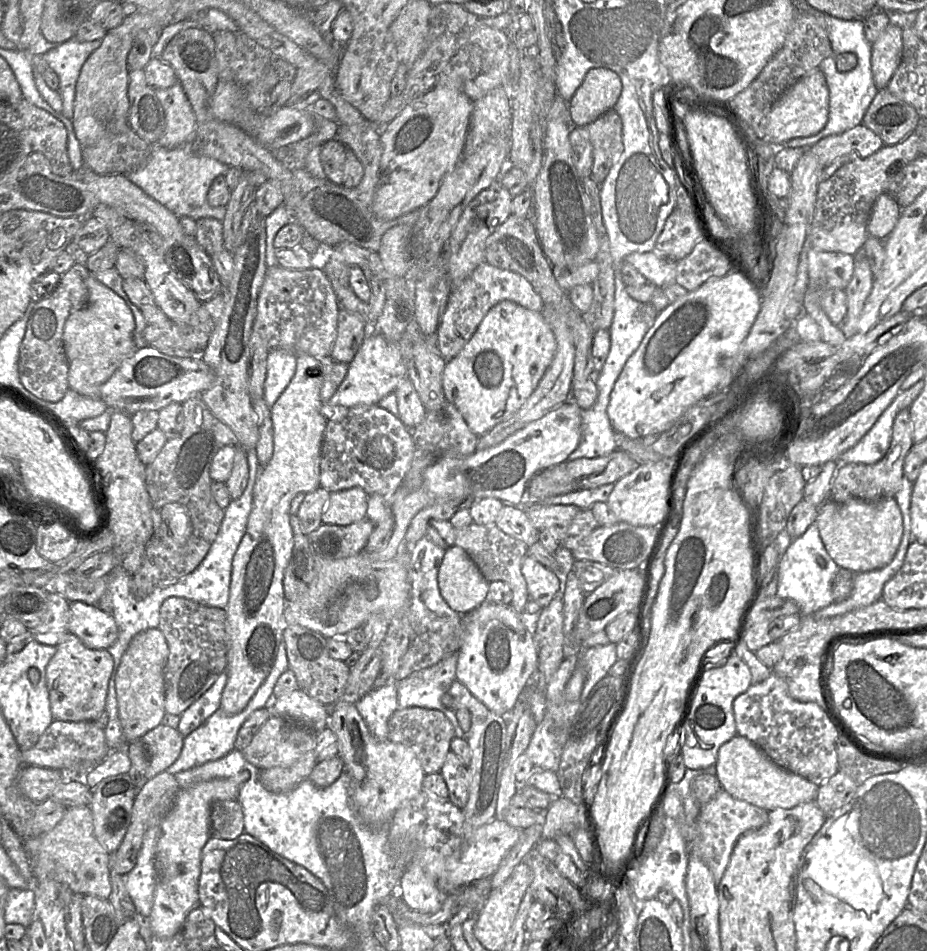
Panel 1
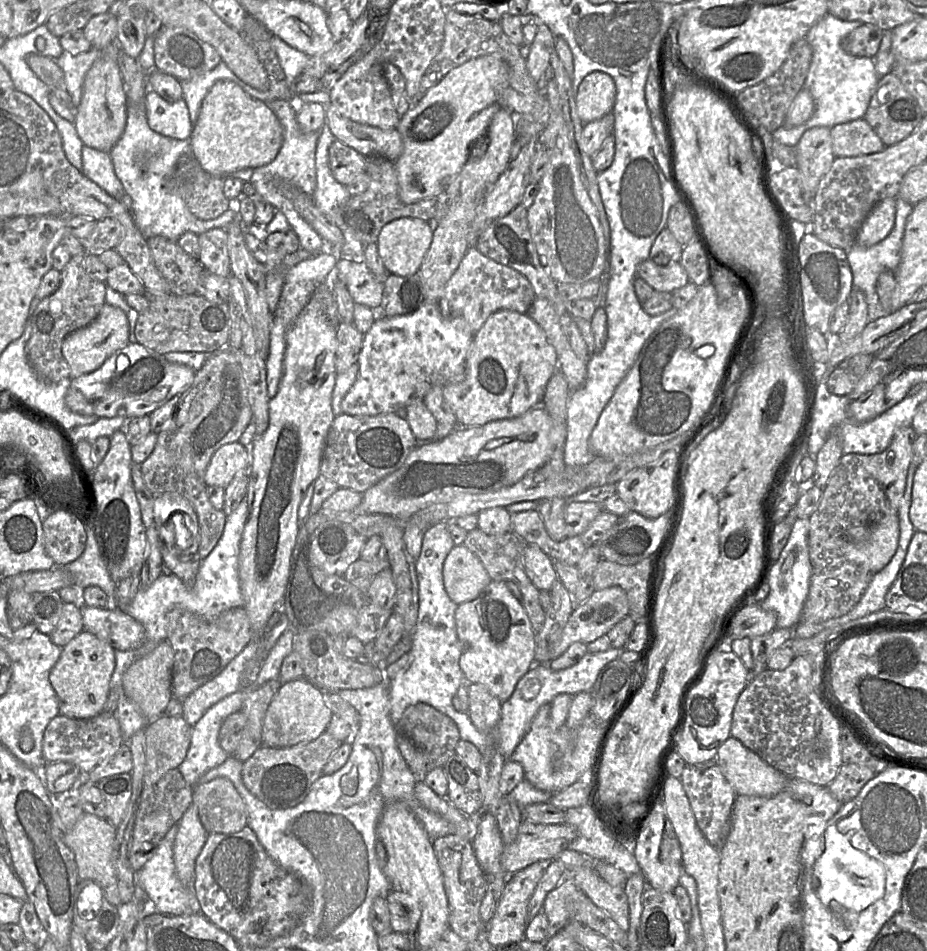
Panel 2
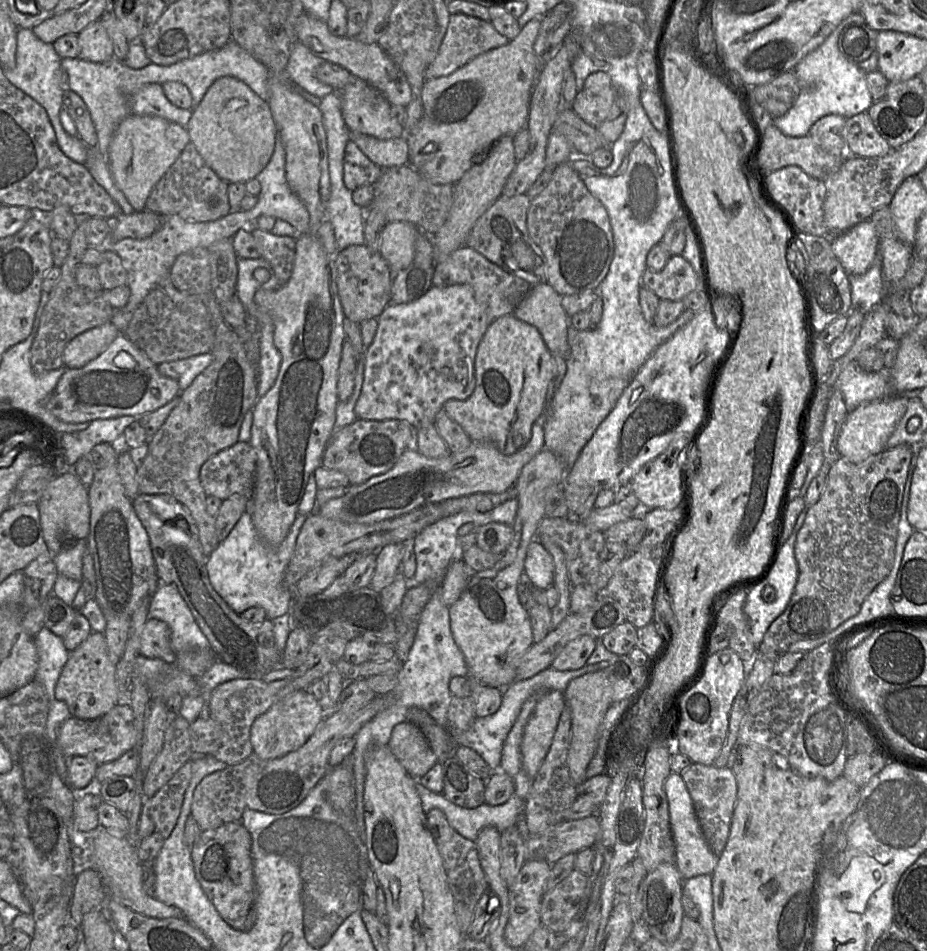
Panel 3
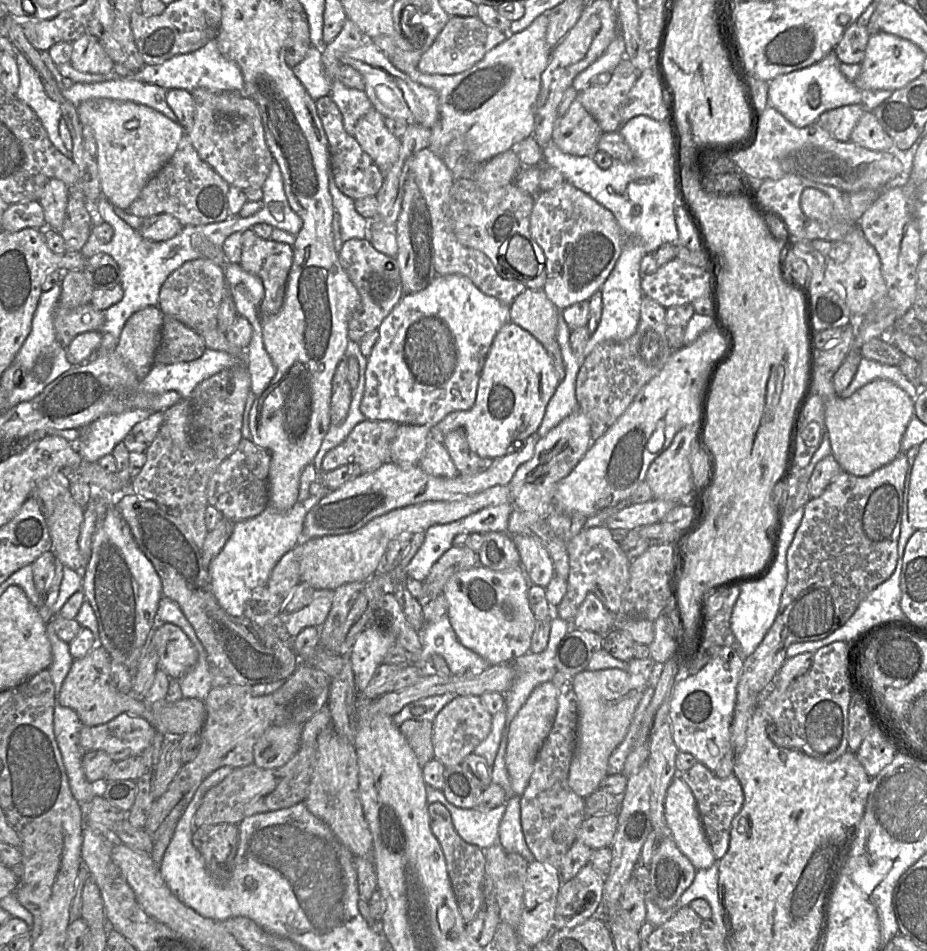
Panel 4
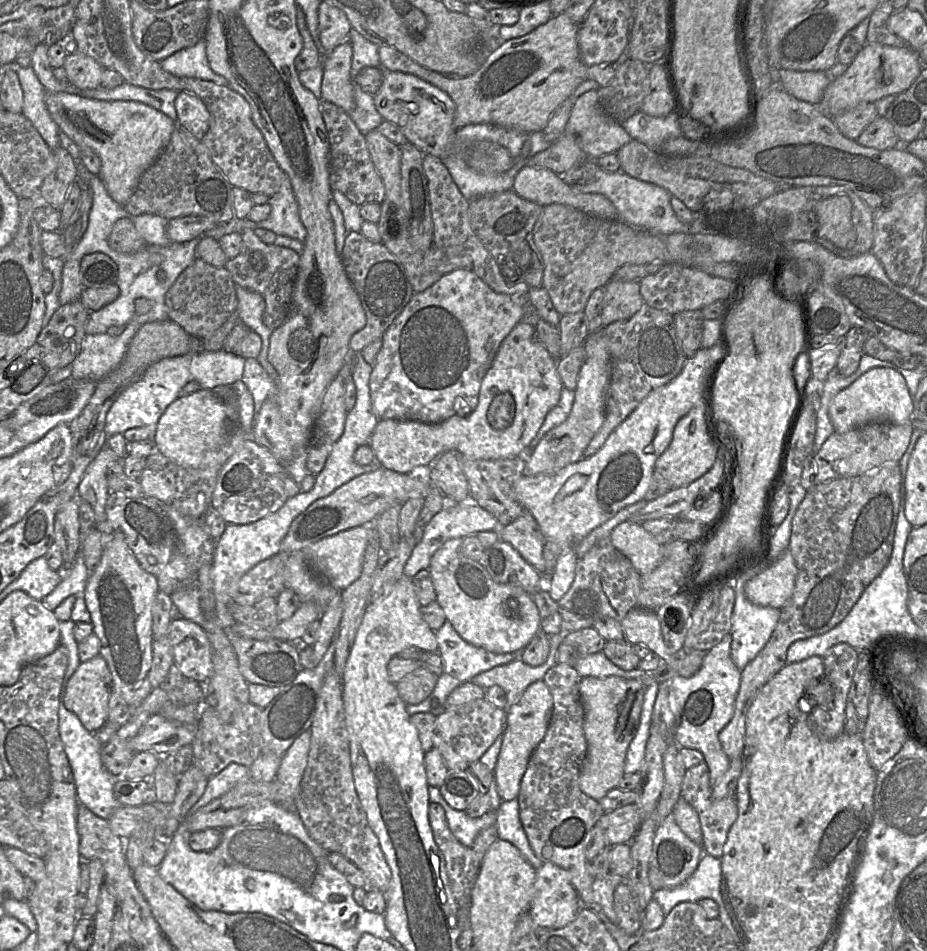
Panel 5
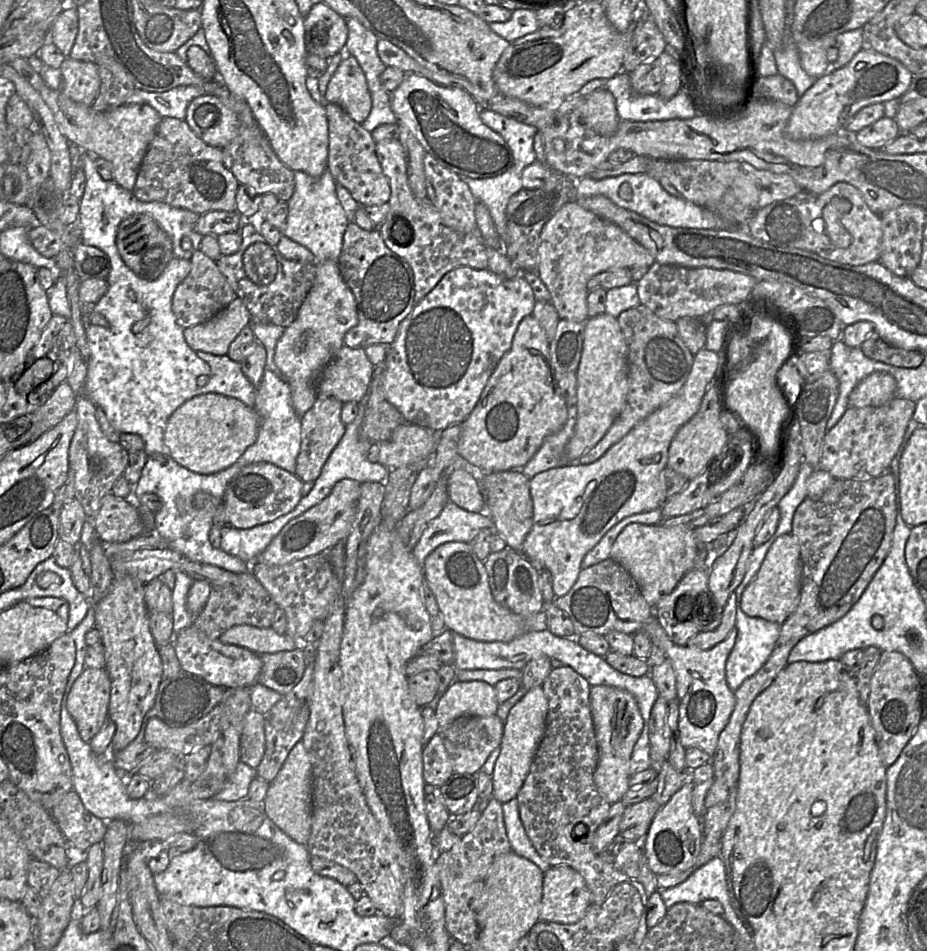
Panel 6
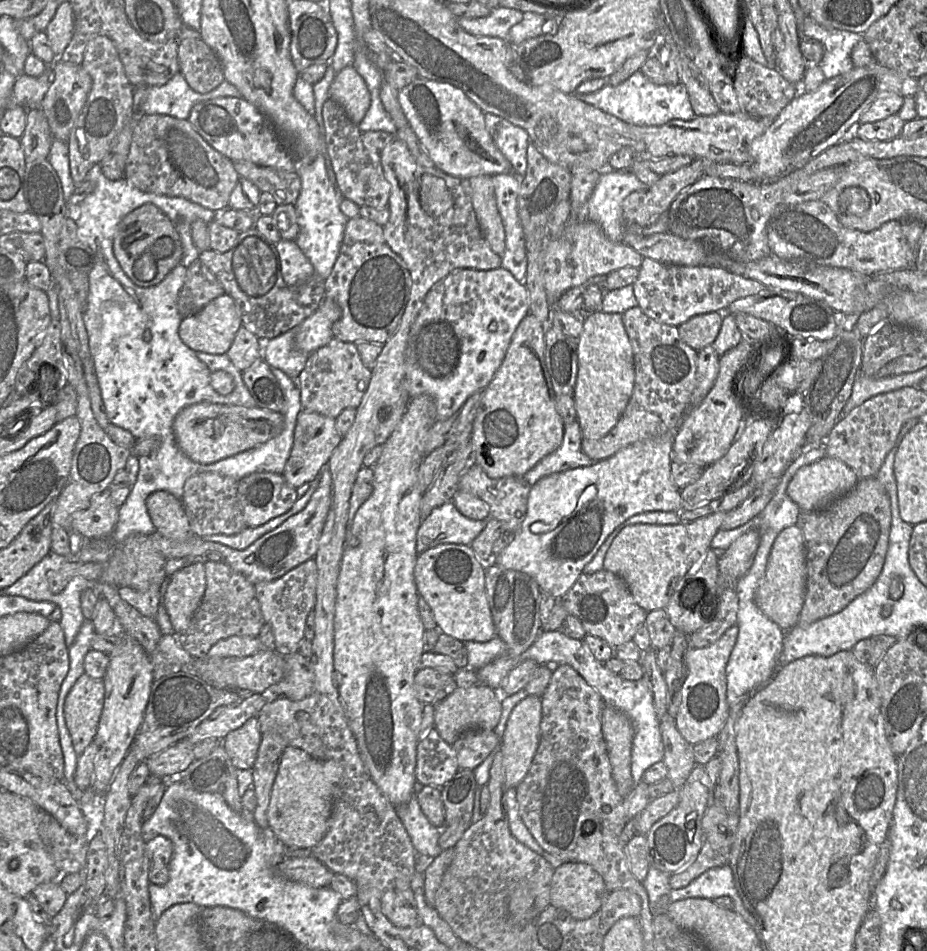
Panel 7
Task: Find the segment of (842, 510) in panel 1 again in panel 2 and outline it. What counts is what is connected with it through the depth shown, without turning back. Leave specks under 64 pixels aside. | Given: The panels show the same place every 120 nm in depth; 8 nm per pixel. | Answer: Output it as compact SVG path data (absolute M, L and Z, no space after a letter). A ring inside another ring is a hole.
M887 514L867 529L867 538L860 542L847 543L847 559L870 573L877 573L894 556L899 535L898 514Z

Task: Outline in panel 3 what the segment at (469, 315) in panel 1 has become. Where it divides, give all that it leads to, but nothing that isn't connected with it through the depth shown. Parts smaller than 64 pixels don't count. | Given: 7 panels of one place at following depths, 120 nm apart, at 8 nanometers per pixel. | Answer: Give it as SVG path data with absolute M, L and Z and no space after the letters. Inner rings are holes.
M468 246L458 248L451 254L437 259L435 263L433 286L446 287L456 284L467 284L472 288L476 301L483 308L490 322L513 314L531 288L525 280L507 273Z

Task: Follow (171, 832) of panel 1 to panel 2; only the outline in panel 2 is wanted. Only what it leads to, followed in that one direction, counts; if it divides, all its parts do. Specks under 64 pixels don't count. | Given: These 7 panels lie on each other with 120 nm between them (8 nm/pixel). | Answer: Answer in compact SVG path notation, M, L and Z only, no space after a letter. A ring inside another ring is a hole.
M191 804L178 822L173 848L177 876L188 888L194 888L196 858L207 836L208 833L200 821L197 807Z

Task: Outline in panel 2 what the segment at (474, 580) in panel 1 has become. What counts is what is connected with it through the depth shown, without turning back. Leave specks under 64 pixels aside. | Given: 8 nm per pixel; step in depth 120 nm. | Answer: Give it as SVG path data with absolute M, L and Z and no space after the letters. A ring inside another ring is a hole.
M455 545L443 564L444 589L452 602L460 605L477 598L492 580L480 560L464 545Z

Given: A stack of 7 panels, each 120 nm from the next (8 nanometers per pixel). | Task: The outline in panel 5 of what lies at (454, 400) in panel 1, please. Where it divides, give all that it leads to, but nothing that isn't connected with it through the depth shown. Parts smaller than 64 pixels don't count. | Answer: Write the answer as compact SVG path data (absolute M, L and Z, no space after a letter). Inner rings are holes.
M521 321L502 341L482 380L478 404L471 414L452 416L436 424L380 419L369 445L381 467L426 478L431 464L445 452L482 460L518 457L529 448L547 414L558 404L563 387L557 360L538 340L535 326Z

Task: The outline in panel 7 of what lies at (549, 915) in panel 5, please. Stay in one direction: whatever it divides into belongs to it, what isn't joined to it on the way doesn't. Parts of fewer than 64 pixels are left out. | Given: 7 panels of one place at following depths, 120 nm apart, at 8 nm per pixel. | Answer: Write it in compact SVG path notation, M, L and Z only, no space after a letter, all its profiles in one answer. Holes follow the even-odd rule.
M567 862L554 871L550 905L566 911L575 920L587 920L599 911L609 893L602 877L590 865Z

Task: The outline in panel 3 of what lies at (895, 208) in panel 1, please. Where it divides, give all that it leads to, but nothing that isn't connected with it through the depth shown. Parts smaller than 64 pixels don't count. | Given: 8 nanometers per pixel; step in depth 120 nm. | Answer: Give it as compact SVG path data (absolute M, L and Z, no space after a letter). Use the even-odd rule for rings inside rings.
M867 219L842 234L831 236L831 249L848 274L865 273L879 257L879 234L875 224Z

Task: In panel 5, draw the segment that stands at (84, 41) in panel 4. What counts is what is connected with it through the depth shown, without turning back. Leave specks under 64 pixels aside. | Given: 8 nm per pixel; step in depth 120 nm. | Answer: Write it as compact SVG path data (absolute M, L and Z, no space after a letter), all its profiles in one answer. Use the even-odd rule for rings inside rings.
M71 47L62 67L66 71L68 82L73 86L82 90L100 86L104 68L92 57Z

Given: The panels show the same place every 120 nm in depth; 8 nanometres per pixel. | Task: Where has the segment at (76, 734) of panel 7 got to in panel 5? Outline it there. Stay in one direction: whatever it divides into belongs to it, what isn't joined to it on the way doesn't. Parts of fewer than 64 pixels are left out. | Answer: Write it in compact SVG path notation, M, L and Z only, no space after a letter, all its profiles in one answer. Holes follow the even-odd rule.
M98 655L81 662L68 681L65 707L76 714L83 726L95 733L106 722L113 691L112 675L105 659Z

